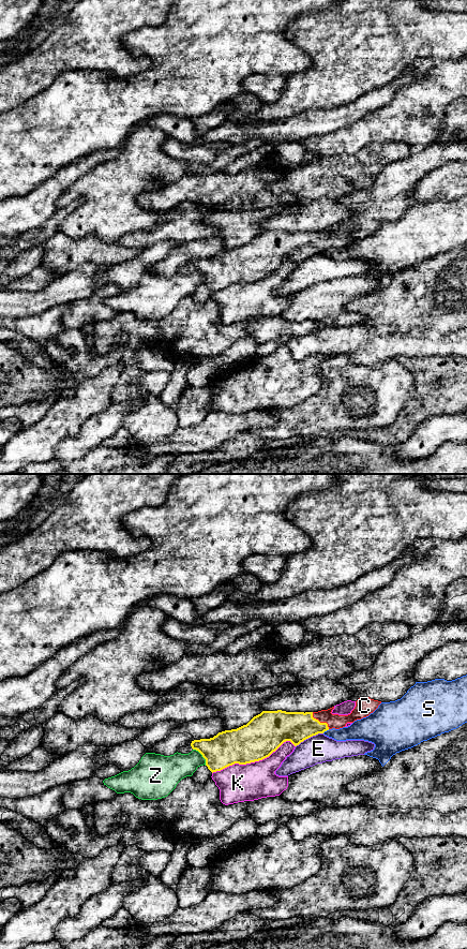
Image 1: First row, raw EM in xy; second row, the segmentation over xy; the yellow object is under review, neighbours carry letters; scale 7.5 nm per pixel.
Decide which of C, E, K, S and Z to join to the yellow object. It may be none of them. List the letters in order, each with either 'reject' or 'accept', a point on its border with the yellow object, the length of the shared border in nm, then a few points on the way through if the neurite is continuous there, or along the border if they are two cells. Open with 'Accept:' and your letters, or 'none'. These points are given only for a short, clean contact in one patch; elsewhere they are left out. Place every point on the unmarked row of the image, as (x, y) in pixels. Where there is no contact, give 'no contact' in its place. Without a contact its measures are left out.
Accept: C
C: accept | xy (319, 241) | 180 nm | across xy (296, 247), (319, 241), (334, 240)
E: reject | xy (309, 256) | 240 nm
K: reject | xy (253, 281) | 650 nm
S: reject | xy (326, 250) | 60 nm
Z: reject | xy (202, 276) | 160 nm

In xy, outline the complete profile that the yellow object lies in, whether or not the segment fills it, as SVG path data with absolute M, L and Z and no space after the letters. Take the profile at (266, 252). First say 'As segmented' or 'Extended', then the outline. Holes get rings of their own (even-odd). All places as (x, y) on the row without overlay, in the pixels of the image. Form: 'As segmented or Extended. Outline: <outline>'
Extended. Outline: M360 217L356 221L356 226L348 235L332 234L334 226L318 232L286 232L262 231L254 236L246 244L237 249L219 252L210 258L194 260L191 263L193 269L198 270L206 279L206 285L213 293L221 291L235 283L246 284L262 280L275 271L284 262L290 261L295 266L304 260L323 253L335 248L340 249L347 242L353 242L357 239L368 236L373 233L381 221L371 219L370 217Z

